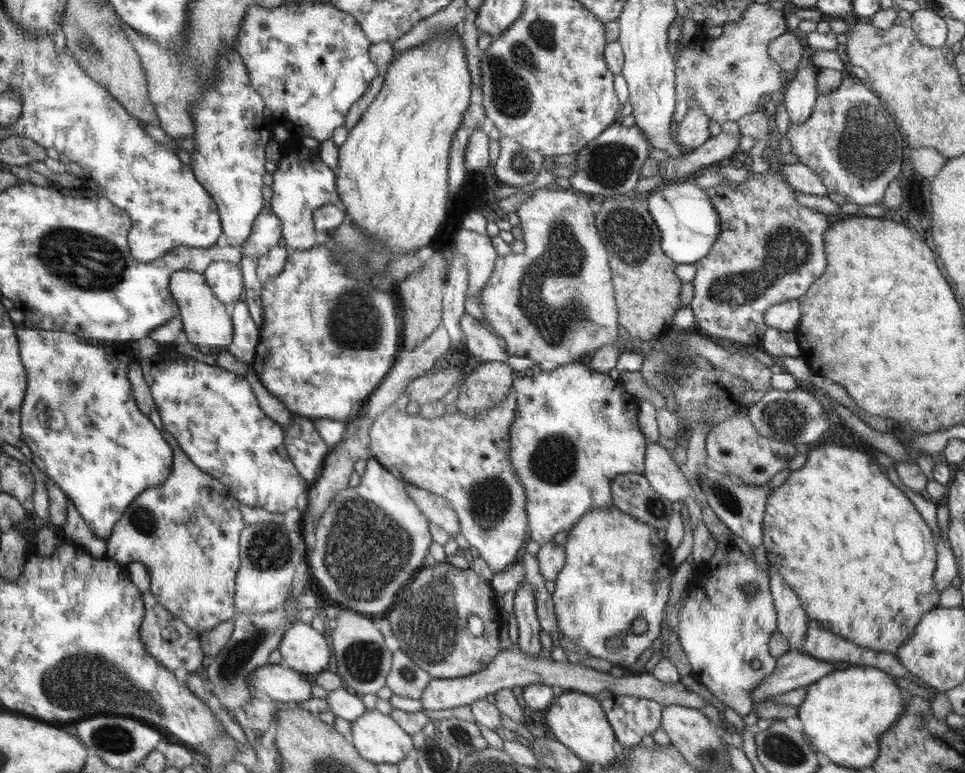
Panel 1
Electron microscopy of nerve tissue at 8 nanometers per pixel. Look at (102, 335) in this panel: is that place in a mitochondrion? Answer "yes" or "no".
no

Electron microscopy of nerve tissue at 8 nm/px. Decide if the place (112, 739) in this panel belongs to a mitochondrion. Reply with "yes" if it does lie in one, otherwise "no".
yes

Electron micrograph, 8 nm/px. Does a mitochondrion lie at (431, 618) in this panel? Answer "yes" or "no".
yes

